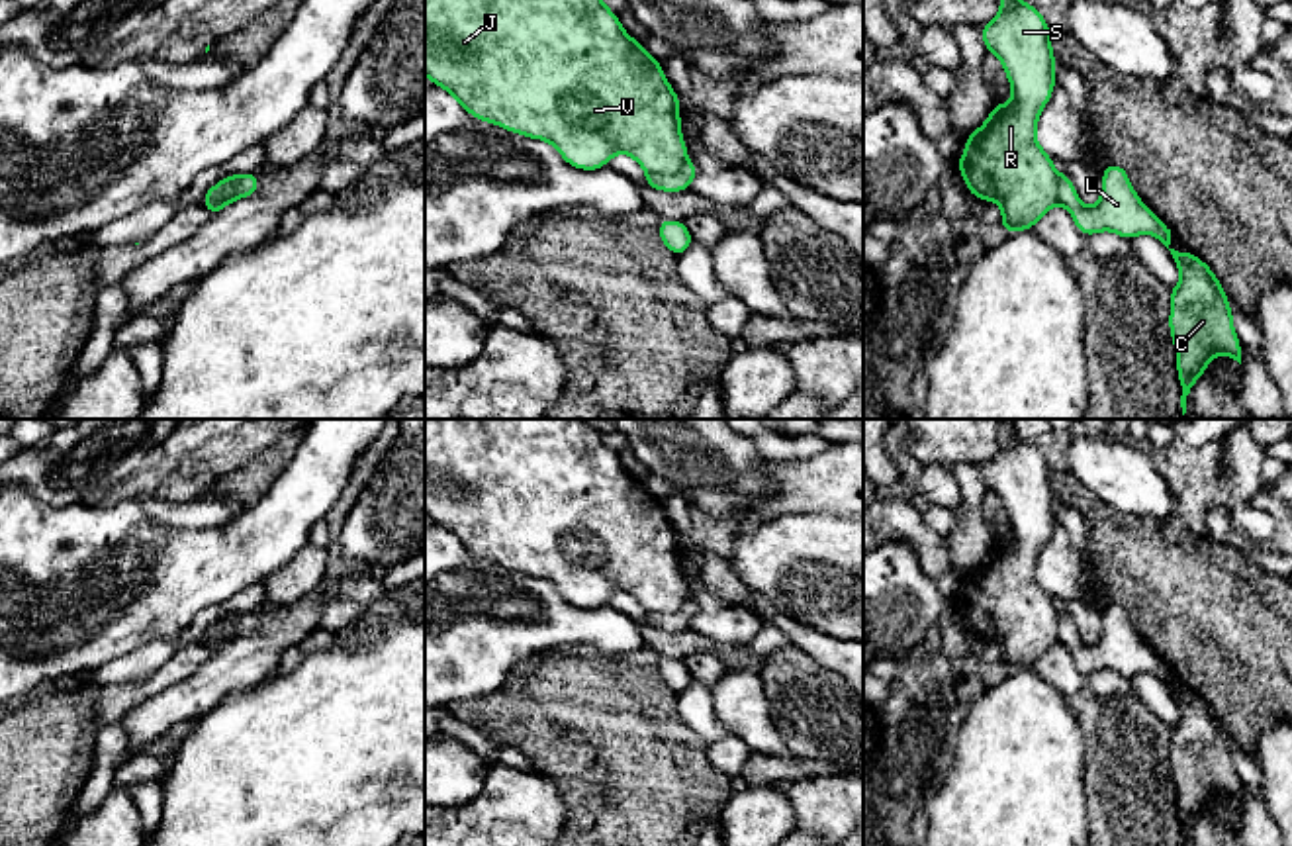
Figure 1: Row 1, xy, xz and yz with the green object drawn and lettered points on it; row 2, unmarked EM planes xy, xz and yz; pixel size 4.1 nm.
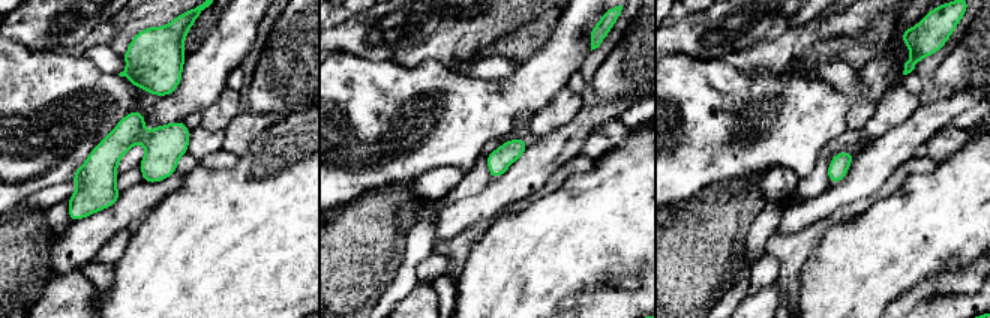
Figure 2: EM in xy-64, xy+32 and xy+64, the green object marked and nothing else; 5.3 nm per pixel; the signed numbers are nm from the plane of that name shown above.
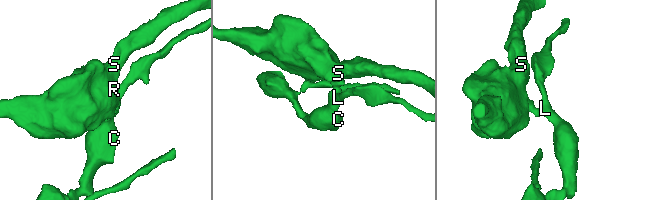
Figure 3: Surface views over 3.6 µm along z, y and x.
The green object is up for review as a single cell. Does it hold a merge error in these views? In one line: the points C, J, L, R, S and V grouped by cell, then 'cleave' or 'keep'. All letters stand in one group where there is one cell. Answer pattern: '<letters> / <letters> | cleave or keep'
C L / J R S V | cleave

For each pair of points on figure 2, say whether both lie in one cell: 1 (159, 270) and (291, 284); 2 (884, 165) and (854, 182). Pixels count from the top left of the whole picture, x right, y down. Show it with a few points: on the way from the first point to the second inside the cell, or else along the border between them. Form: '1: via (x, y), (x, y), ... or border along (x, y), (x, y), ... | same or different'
1: via (192, 270), (258, 270) | same
2: via (876, 165), (861, 179) | same

